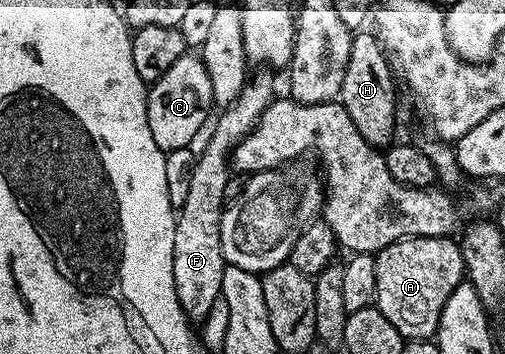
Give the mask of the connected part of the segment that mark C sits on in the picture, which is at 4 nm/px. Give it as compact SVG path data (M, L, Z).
M188 52L161 76L161 80L150 83L147 92L147 119L149 132L157 140L157 148L164 152L183 150L199 134L199 129L207 122L207 113L213 110L211 97L212 85L209 84L209 72L205 72L202 57Z

